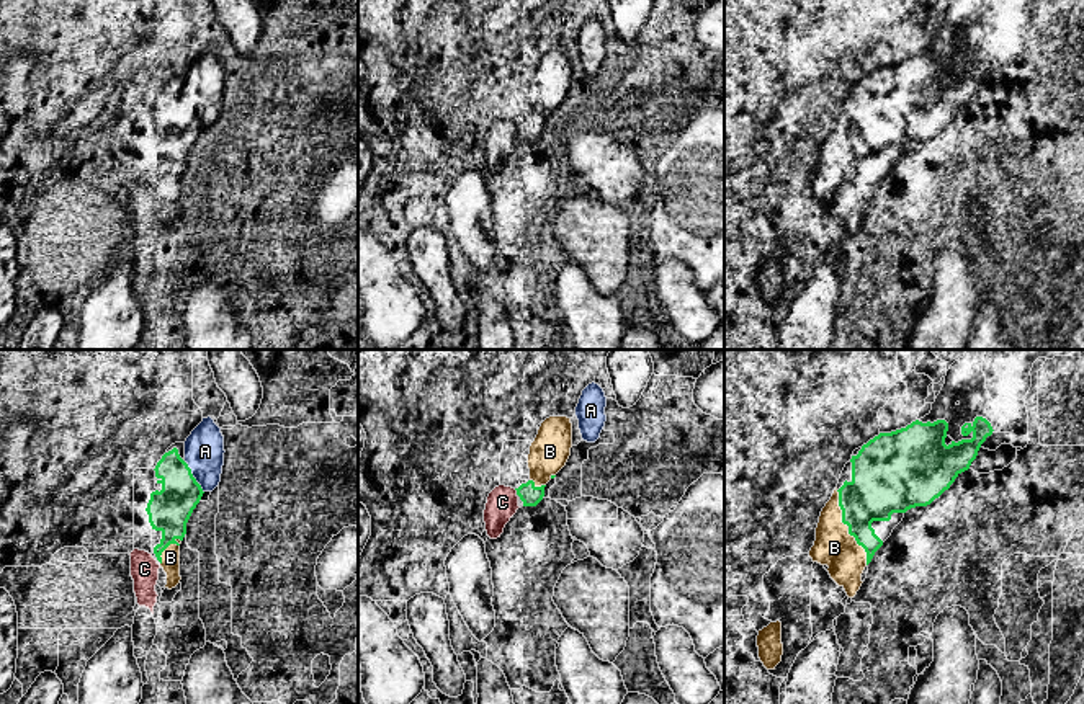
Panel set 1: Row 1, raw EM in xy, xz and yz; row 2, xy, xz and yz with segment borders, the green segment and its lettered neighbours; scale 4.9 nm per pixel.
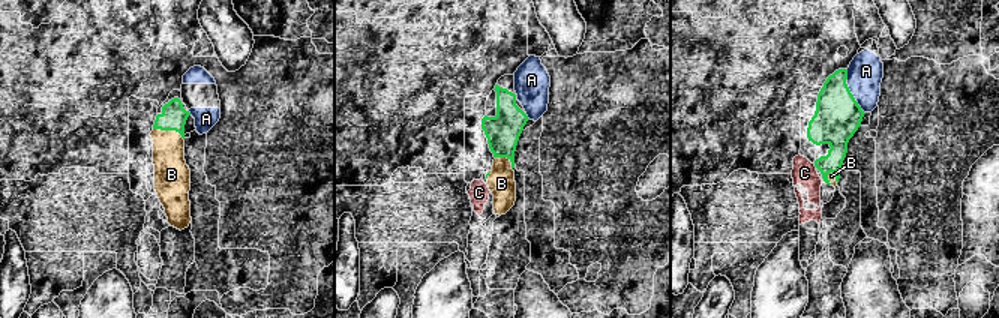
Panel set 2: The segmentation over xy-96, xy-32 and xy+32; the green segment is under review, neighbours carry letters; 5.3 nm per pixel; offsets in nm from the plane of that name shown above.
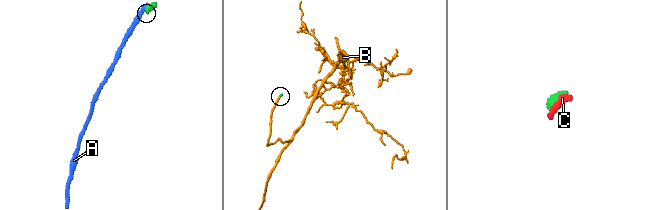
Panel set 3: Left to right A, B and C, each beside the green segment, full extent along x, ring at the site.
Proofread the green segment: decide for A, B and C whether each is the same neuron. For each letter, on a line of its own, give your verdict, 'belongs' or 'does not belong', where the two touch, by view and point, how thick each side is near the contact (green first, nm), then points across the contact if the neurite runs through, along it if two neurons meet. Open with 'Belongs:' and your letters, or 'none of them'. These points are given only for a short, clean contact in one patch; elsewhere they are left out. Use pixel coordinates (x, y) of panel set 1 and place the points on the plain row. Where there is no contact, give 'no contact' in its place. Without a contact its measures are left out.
Belongs: B
A: does not belong; meets green in xy at (193, 111); 220 nm thick on the green side, 190 nm on the other; border along xy (183, 95), (203, 126)
B: belongs; meets green in yz at (849, 162); 280 nm thick on the green side, 190 nm on the other
C: does not belong; meets green in xz at (517, 126); 100 nm thick on the green side, 160 nm on the other

